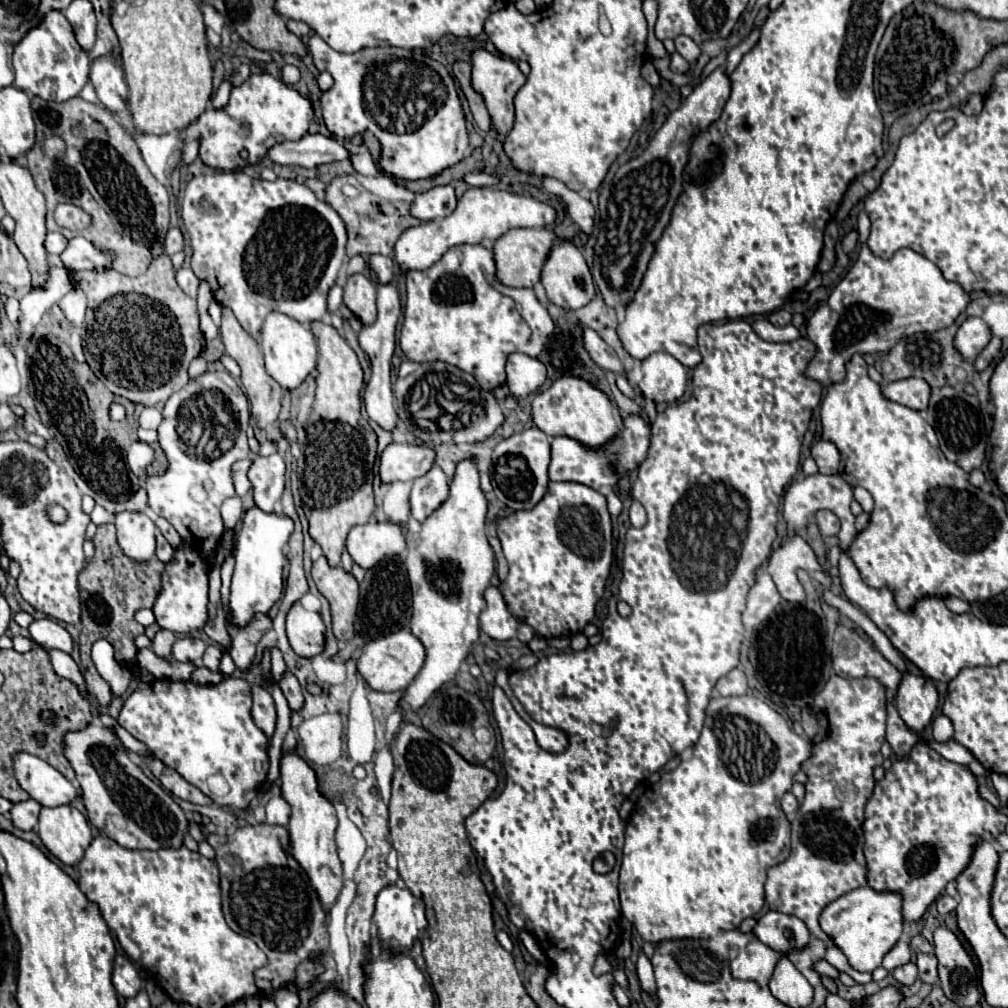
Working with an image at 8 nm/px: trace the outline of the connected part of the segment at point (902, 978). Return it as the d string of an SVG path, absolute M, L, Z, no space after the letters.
M907 963L907 965L901 965L901 967L893 969L891 975L899 985L907 987L907 985L913 985L913 981L917 979L917 967L913 963Z

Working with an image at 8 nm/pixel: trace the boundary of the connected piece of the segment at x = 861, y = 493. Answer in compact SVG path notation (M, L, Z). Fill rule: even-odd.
M855 487L853 493L855 493L855 501L863 507L863 511L871 513L873 511L873 497L871 497L871 493L867 489L863 489L863 487Z

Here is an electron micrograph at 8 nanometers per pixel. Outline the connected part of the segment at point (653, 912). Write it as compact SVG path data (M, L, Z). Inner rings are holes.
M743 695L743 697L717 697L717 699L711 699L711 703L721 703L721 709L709 709L709 717L707 717L707 723L703 727L703 733L699 737L699 741L695 743L693 747L693 757L687 761L687 763L681 763L675 771L671 771L669 775L663 773L661 775L661 781L655 783L649 791L645 791L645 795L637 801L637 807L627 823L627 829L625 829L625 847L623 847L623 856L621 861L621 871L619 871L619 897L621 897L621 913L635 925L635 929L639 931L639 935L645 939L645 941L651 941L651 943L659 943L663 939L685 939L685 937L701 937L701 939L711 939L715 937L719 931L727 931L727 929L735 929L741 925L743 919L747 917L755 917L761 909L763 909L763 903L765 903L765 891L763 891L763 885L765 885L765 879L767 879L767 870L773 865L777 865L781 859L787 857L789 853L789 843L791 843L791 827L789 827L789 821L785 819L781 807L779 807L779 799L783 797L785 791L791 789L793 785L793 775L799 771L799 765L809 759L811 755L811 743L807 737L799 737L791 727L789 723L775 711L771 709L765 701L757 699L755 695ZM715 713L729 713L729 715L741 715L745 717L747 721L753 721L757 723L773 741L773 765L771 765L771 773L769 773L769 767L763 767L759 771L765 771L765 775L759 779L759 781L749 781L749 783L743 783L741 779L733 777L723 759L721 759L721 745L719 745L719 739L717 735L713 733L713 723L711 723L711 715ZM761 819L769 819L773 823L773 835L769 835L769 839L765 839L765 843L753 843L753 827L755 823L759 823Z

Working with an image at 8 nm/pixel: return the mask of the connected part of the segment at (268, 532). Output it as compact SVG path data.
M257 507L249 509L245 515L243 515L243 527L239 529L239 535L237 535L237 549L235 549L235 573L233 573L233 581L231 581L231 595L229 595L229 621L227 623L233 623L233 627L237 629L243 629L249 625L249 621L257 615L257 613L263 613L267 615L269 609L275 605L275 601L281 597L283 593L283 563L285 563L285 557L283 557L283 547L289 539L293 531L293 521L287 519L287 517L279 517L279 515L267 515L263 511L259 511Z

